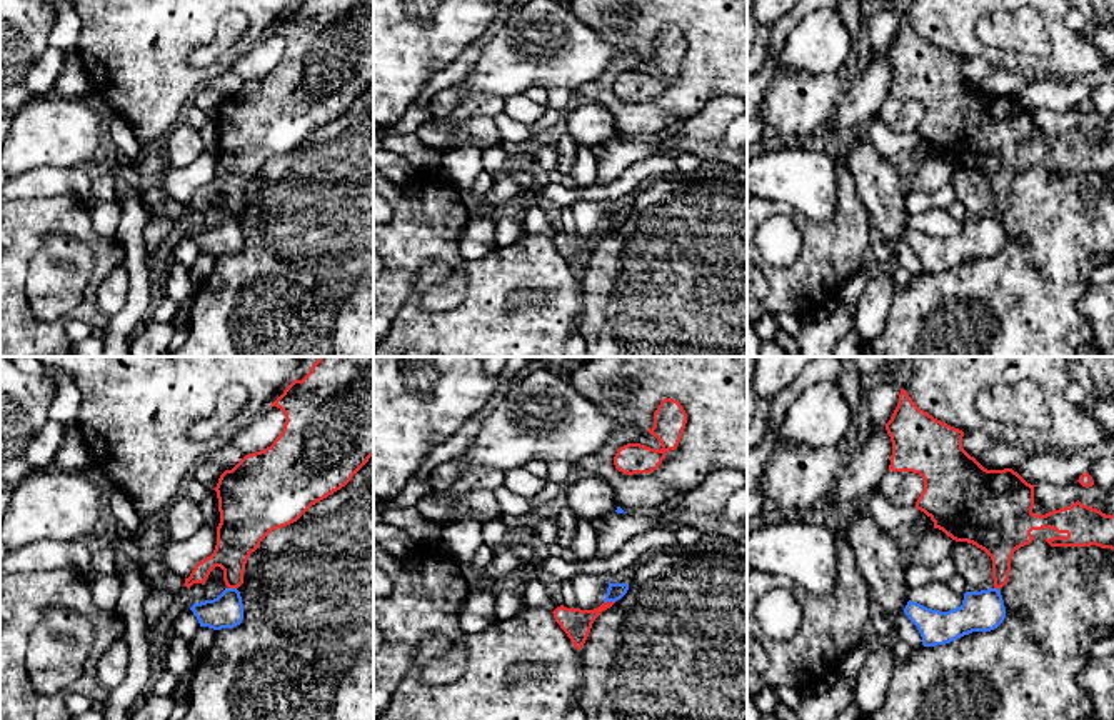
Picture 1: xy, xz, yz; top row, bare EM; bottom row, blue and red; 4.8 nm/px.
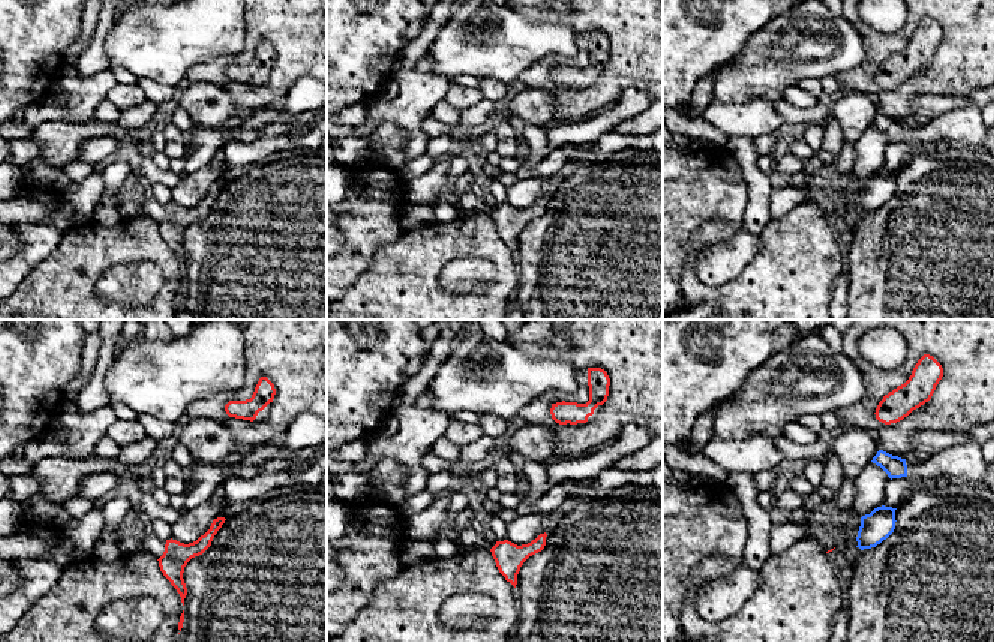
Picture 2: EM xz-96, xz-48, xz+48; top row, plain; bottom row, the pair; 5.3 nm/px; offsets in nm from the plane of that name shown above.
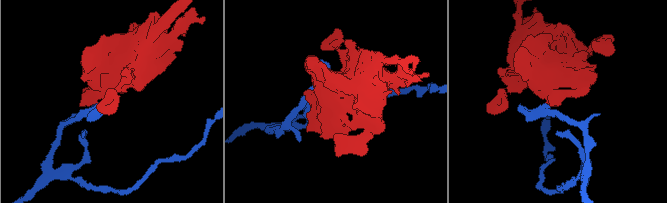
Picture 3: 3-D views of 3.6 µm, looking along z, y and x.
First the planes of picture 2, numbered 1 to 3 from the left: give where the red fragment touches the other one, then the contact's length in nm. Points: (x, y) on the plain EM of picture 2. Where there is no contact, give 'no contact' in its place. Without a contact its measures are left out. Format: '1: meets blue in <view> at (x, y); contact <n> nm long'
1: no contact
2: no contact
3: no contact

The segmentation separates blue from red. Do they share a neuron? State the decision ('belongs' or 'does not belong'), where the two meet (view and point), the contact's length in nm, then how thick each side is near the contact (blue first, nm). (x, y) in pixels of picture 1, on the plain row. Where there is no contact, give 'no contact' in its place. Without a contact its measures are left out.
does not belong | xz (609, 227) | 60 nm | 80/140 nm

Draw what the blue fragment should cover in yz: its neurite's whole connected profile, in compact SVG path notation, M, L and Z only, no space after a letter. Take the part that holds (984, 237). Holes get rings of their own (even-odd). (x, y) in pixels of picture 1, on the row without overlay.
M999 215L966 218L962 232L939 238L917 228L907 228L904 240L917 253L922 272L951 270L972 258L991 258L1006 245L1006 233Z

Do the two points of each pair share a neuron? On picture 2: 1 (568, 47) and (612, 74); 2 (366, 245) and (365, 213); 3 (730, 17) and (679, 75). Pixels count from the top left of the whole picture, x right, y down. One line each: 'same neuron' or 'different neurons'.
1: different neurons
2: same neuron
3: same neuron

